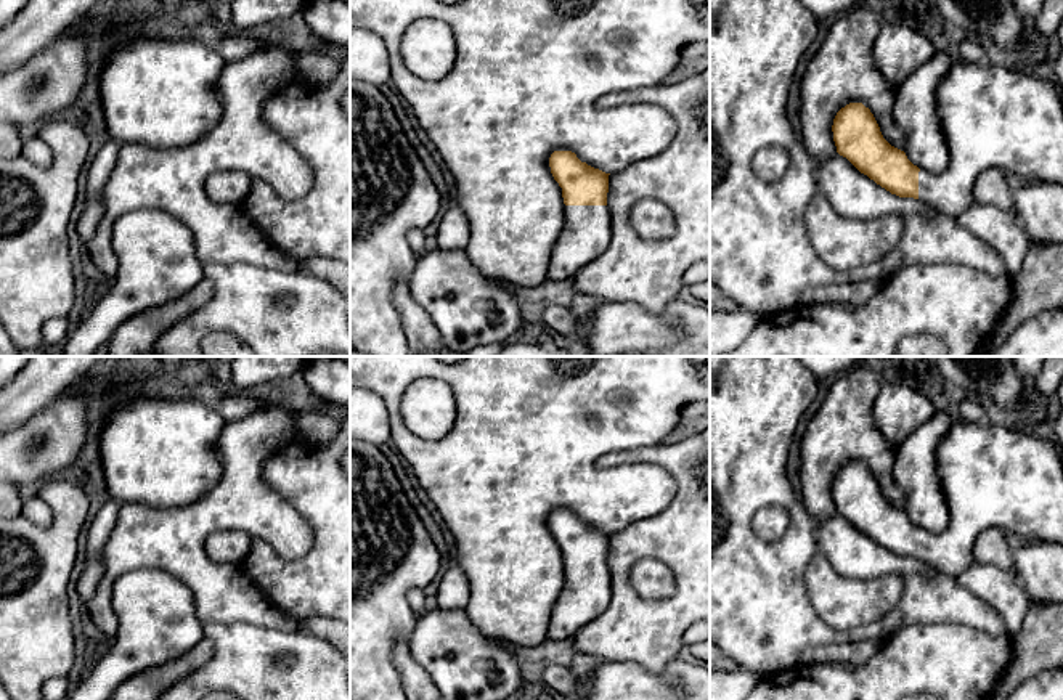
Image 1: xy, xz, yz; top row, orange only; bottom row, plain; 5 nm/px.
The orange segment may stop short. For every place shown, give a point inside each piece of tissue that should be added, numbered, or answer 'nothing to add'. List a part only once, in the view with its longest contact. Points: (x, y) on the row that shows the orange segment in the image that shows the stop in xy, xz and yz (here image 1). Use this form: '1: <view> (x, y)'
1: xz (586, 235)

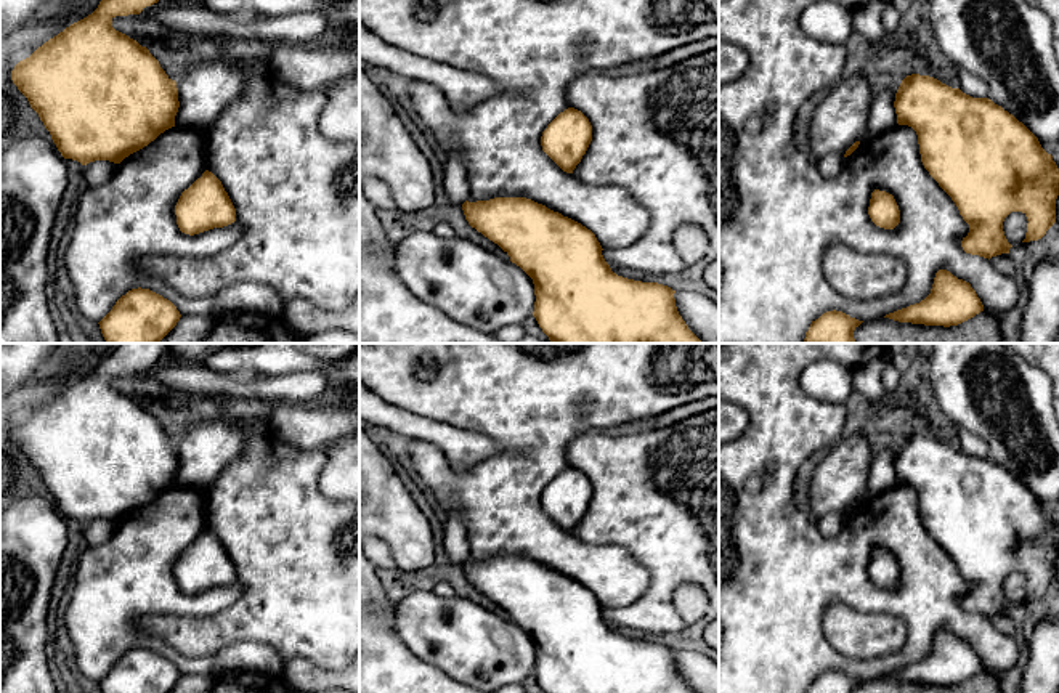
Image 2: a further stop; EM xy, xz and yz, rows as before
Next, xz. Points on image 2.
nothing to add

